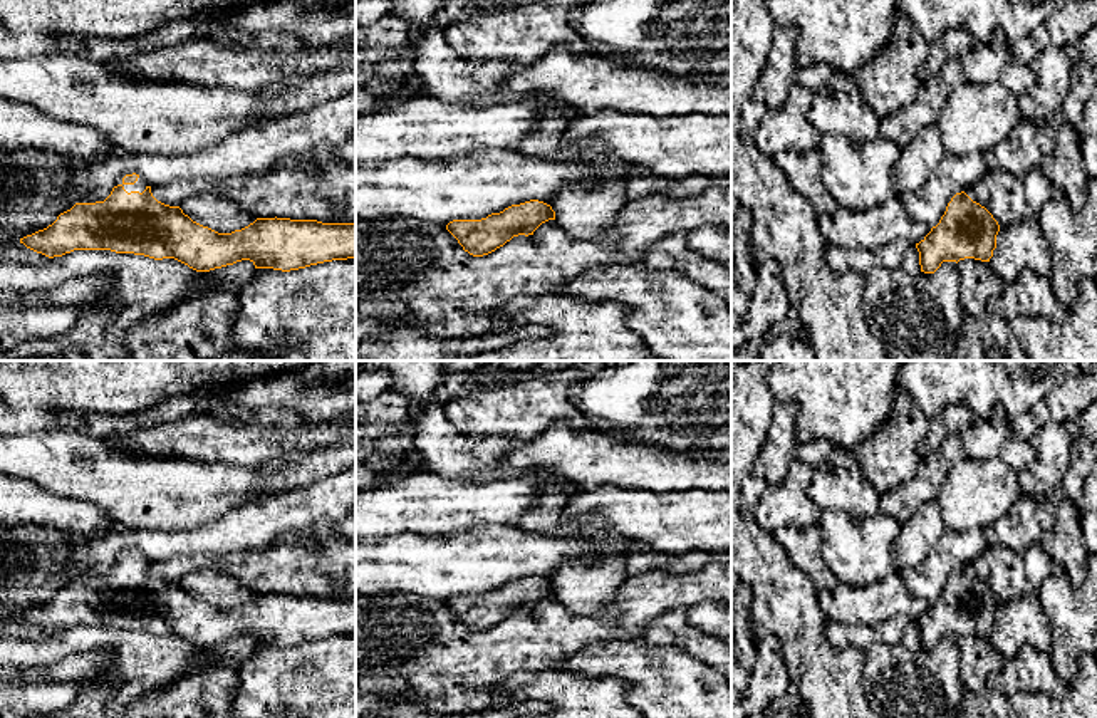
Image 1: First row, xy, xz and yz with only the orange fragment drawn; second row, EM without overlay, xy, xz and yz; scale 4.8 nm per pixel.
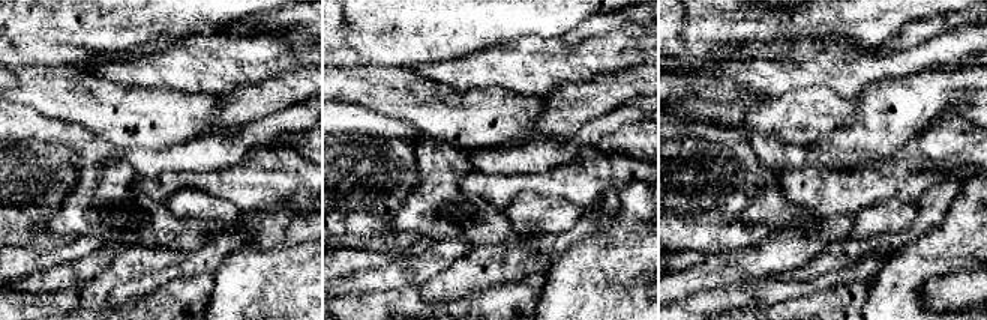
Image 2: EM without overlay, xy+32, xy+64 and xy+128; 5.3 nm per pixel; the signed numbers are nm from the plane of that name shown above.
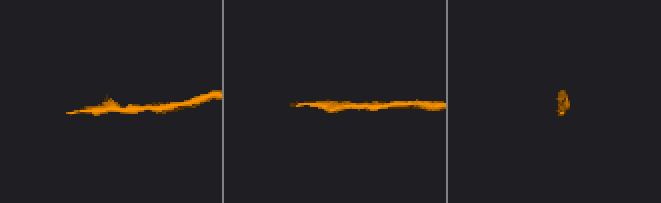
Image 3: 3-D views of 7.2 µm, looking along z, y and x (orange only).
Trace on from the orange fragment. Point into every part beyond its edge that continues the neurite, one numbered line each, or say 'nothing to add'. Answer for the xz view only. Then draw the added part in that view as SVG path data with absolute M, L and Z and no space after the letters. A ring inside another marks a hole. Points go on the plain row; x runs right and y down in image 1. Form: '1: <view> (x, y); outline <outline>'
nothing to add

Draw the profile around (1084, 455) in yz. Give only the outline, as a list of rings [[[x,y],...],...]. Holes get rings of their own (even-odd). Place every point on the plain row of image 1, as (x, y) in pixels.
[[[1075,441],[1070,453],[1070,466],[1067,468],[1062,478],[1057,500],[1060,497],[1067,497],[1080,507],[1084,481],[1089,471],[1094,468],[1095,461],[1097,461],[1097,445],[1089,441]]]

